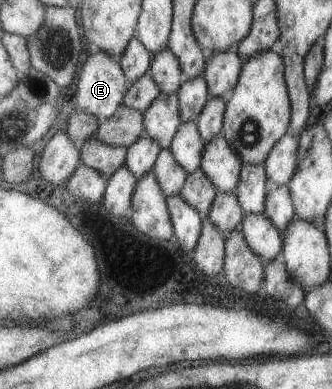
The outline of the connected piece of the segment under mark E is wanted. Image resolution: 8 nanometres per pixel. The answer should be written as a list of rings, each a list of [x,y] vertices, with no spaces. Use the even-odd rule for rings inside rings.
[[[92,49],[78,74],[77,88],[73,95],[75,107],[94,115],[98,121],[108,118],[122,103],[123,96],[129,86],[128,79],[121,71],[117,58],[106,51]]]

